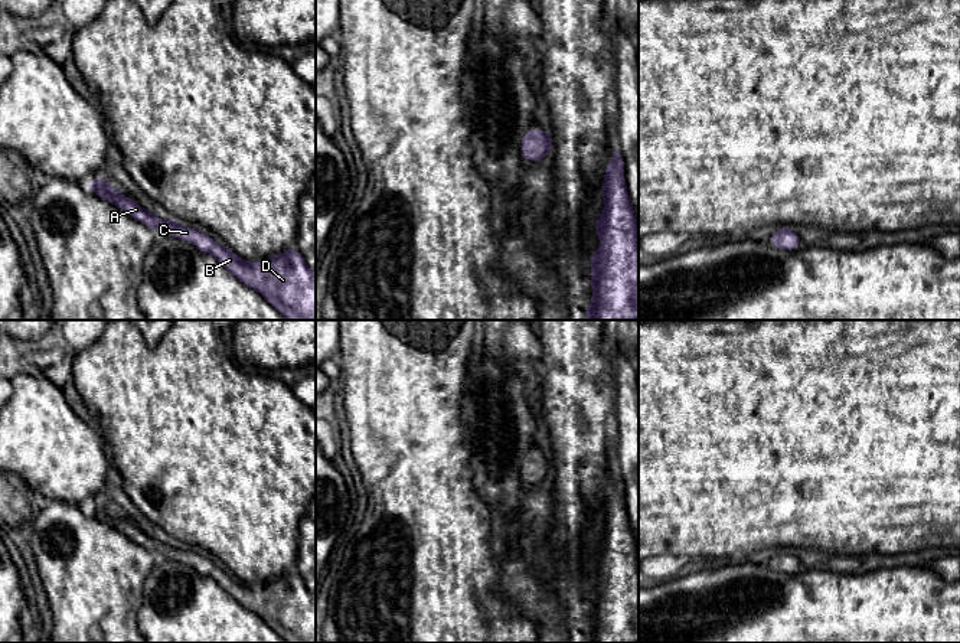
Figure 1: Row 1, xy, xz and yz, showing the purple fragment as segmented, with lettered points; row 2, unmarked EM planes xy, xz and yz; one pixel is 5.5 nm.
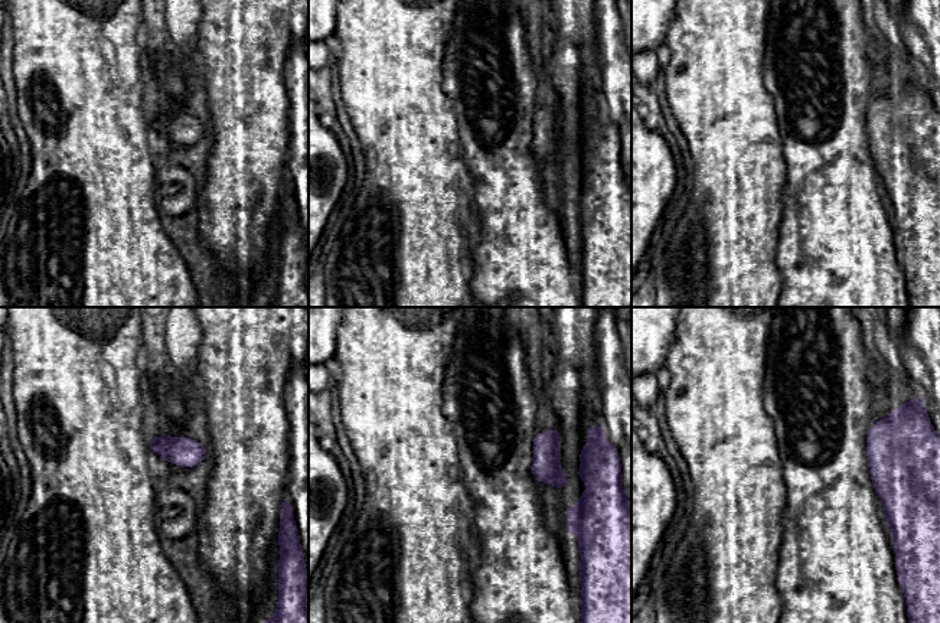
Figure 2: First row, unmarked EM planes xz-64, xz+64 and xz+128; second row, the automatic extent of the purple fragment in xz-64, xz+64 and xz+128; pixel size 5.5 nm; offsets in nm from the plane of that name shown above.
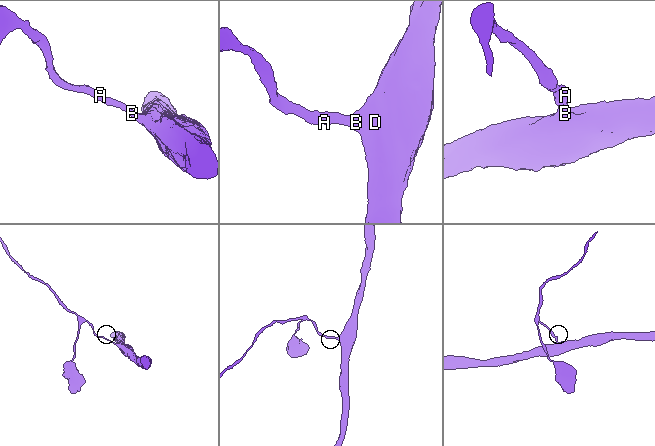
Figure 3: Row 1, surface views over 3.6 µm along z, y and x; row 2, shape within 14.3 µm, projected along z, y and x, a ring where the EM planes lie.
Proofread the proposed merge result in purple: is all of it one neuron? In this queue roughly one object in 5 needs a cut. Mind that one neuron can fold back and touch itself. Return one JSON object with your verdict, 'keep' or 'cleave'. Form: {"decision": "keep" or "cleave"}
{"decision": "keep"}

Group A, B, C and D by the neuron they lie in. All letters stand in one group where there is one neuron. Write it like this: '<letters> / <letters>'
A B C D

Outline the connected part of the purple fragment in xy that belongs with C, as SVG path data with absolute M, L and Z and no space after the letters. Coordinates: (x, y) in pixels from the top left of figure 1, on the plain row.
M101 500L88 505L86 509L154 555L161 554L190 565L200 575L210 577L242 607L258 614L287 643L316 643L316 591L310 593L295 571L259 585L248 585L202 554L182 549L177 544L163 544L147 535Z

